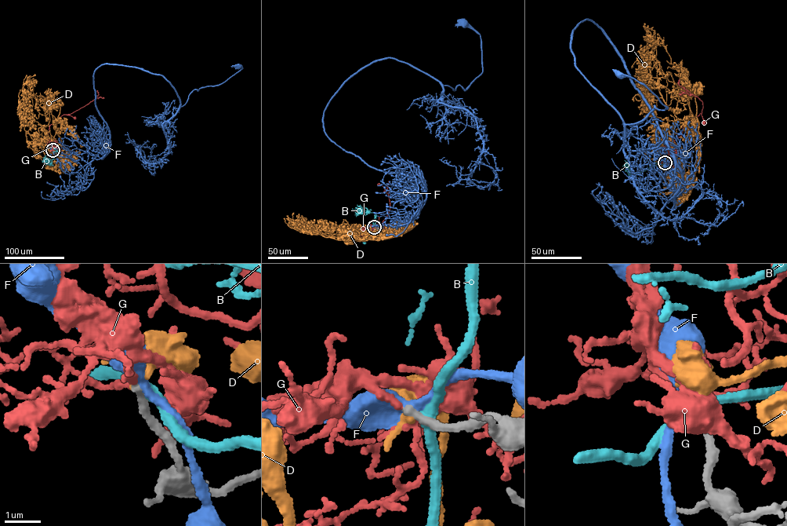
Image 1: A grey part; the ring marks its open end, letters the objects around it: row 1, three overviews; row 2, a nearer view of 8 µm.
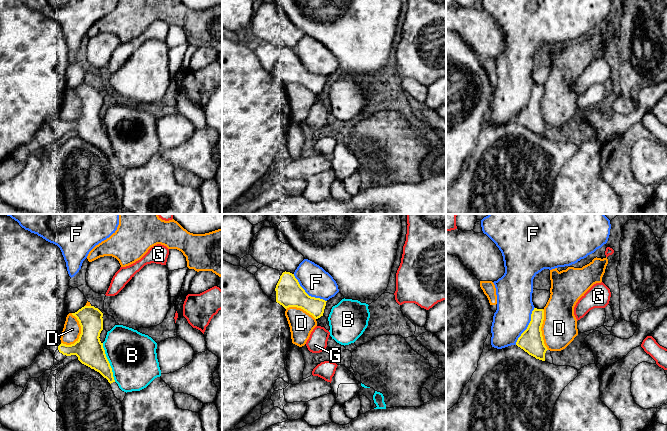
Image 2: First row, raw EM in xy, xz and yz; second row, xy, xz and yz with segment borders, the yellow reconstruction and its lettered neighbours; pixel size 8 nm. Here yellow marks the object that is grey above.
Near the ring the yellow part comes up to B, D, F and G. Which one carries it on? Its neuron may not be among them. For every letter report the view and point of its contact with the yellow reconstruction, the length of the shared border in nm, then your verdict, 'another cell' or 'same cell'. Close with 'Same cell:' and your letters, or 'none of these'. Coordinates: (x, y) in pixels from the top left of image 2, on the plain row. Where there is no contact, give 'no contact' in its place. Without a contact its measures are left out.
B: contact xy (108, 138); length 320 nm; another cell
D: contact xy (81, 108); length 260 nm; another cell
F: contact xz (306, 69); length 340 nm; another cell
G: no contact; same cell
Same cell: G

